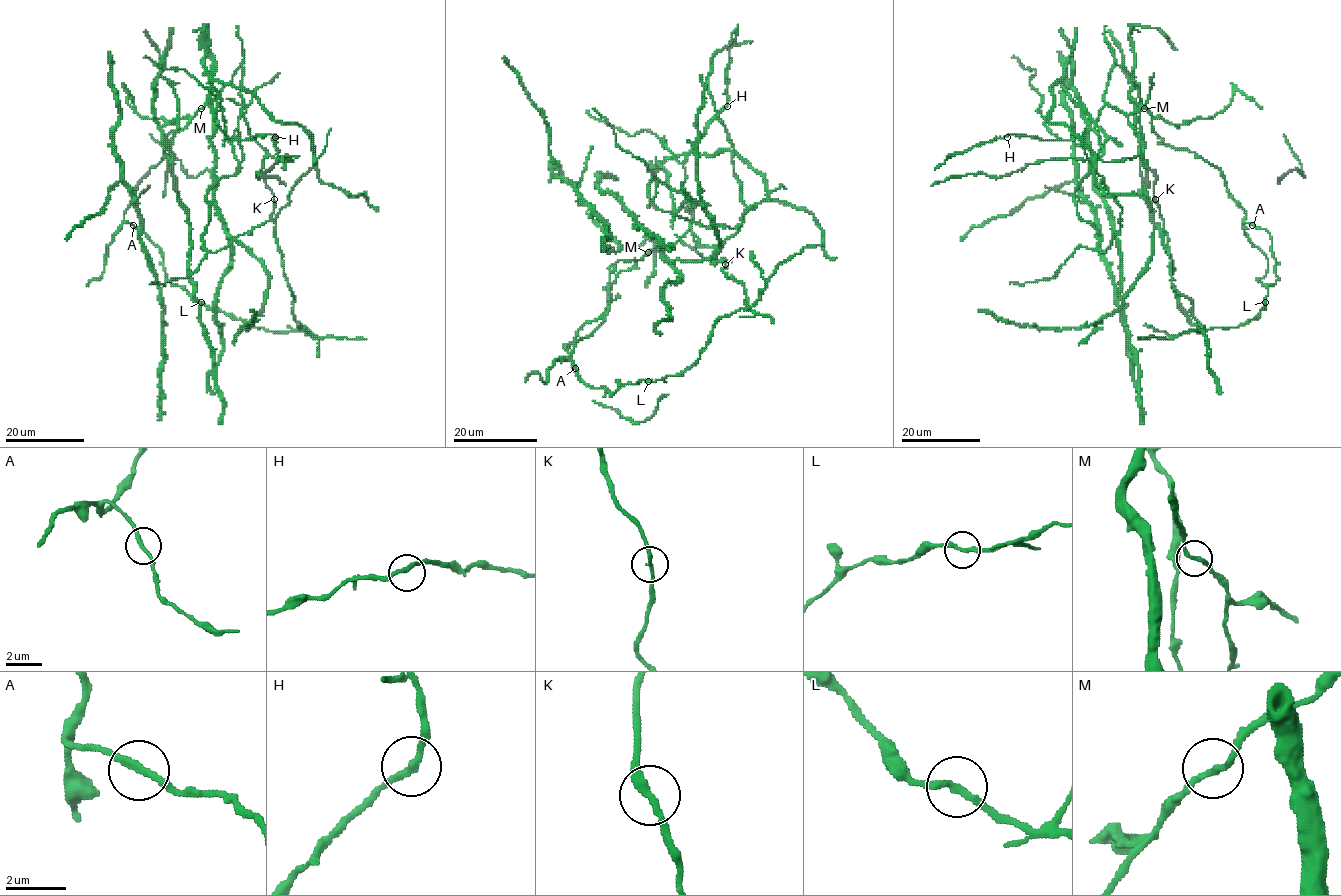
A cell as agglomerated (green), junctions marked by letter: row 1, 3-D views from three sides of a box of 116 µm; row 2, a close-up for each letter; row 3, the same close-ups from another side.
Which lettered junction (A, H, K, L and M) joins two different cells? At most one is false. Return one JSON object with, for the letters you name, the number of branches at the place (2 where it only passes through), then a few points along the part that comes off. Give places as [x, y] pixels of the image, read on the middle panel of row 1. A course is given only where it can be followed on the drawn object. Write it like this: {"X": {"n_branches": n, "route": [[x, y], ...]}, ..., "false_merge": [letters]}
{"false_merge": []}

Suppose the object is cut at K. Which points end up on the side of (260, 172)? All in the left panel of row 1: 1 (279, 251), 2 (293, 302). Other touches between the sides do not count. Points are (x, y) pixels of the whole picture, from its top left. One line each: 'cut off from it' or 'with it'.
1: cut off from it
2: cut off from it

